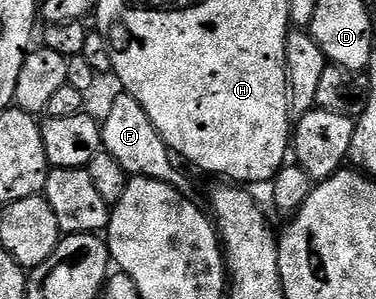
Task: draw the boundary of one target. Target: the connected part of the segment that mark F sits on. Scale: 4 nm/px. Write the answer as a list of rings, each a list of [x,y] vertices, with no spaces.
[[[123,91],[114,99],[110,113],[102,120],[101,126],[103,150],[112,155],[129,176],[156,179],[168,183],[185,197],[191,198],[194,195],[193,183],[178,171],[161,135],[153,127],[140,103],[136,102],[130,93]]]

